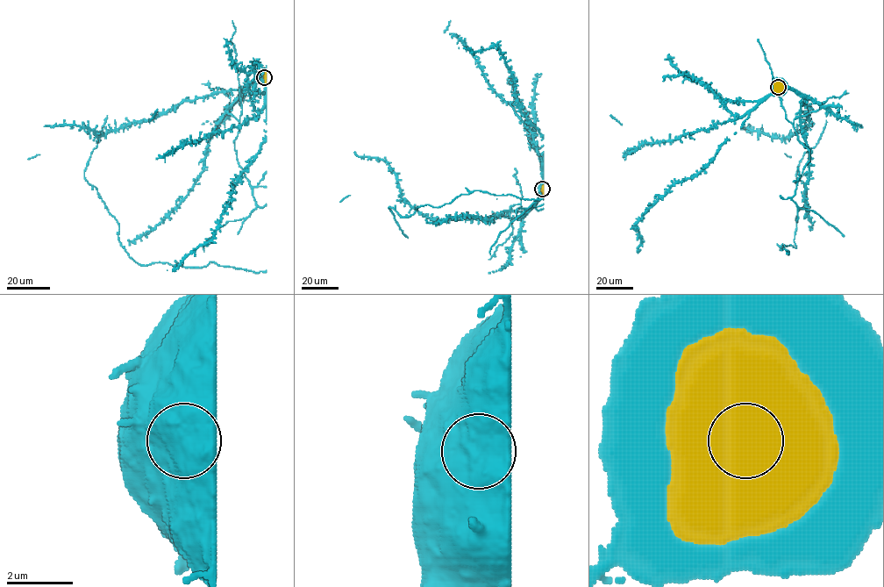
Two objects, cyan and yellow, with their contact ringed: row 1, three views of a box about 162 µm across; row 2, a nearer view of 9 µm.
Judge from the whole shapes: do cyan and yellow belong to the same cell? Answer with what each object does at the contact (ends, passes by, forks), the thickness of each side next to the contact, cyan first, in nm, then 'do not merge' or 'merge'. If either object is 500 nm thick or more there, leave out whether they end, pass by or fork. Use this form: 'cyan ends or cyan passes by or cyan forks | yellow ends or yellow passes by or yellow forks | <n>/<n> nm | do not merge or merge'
900/850 nm | merge

